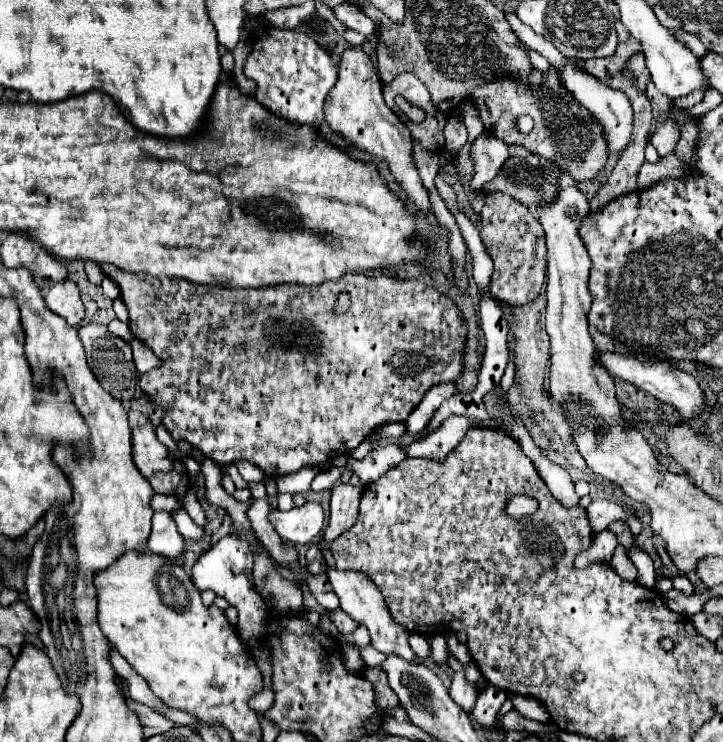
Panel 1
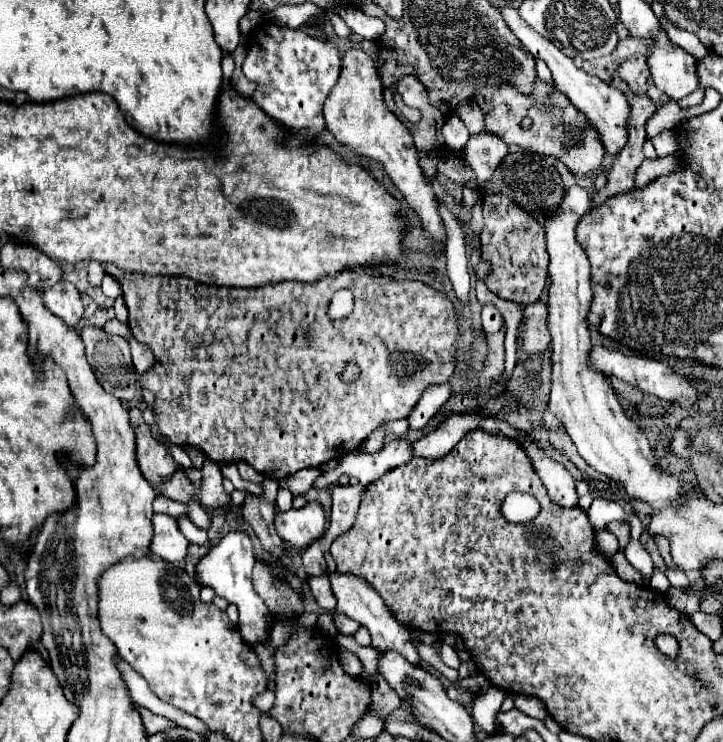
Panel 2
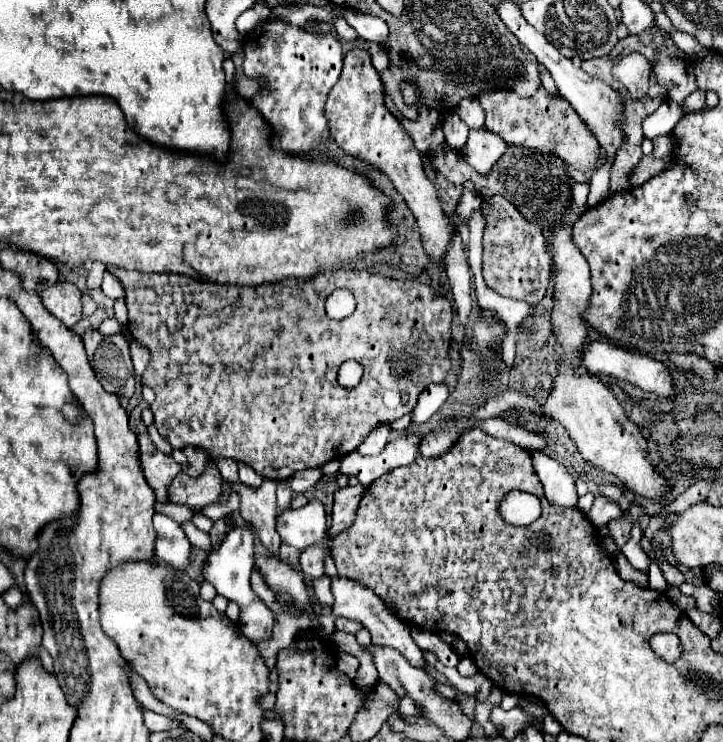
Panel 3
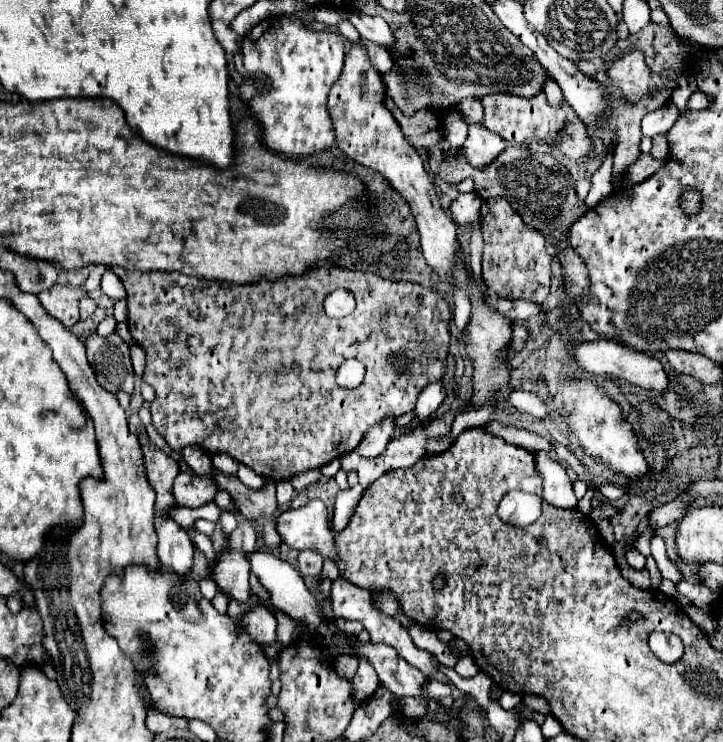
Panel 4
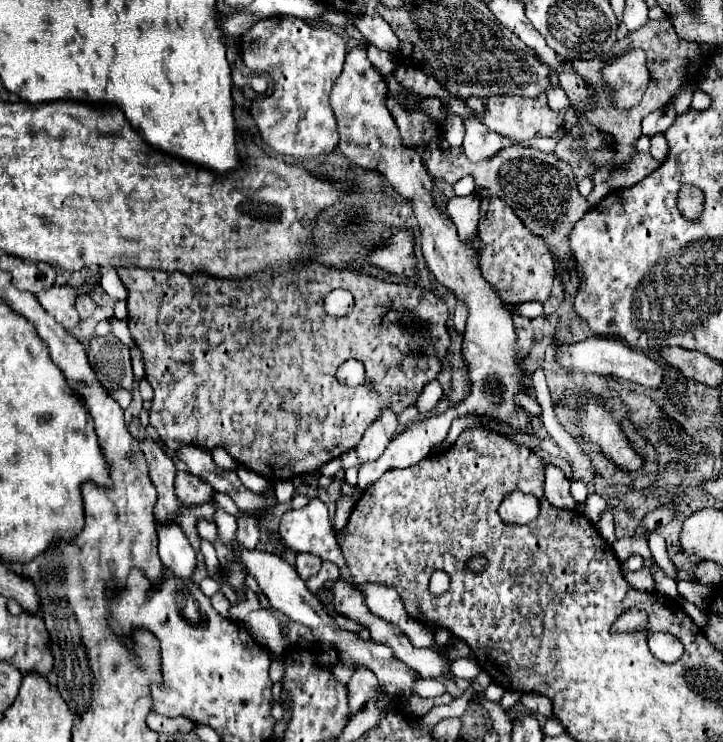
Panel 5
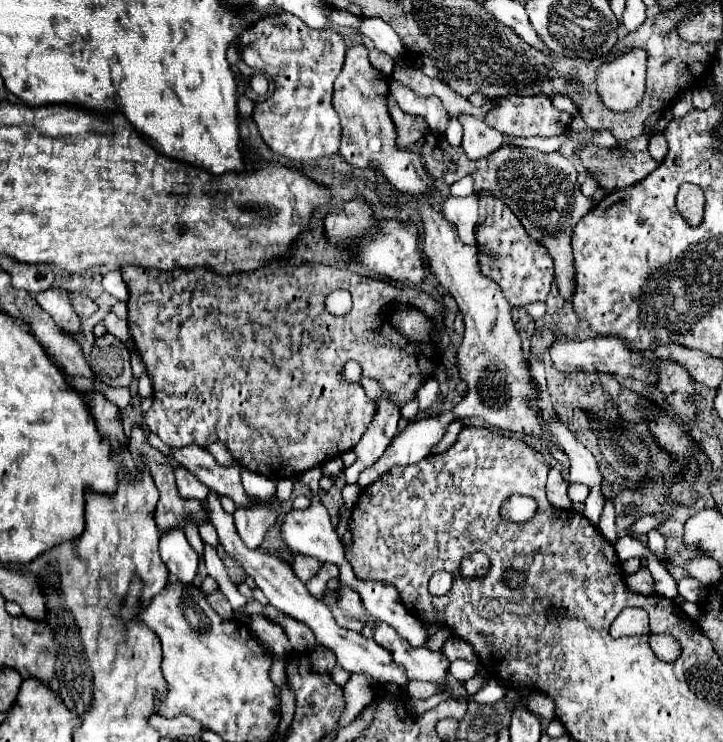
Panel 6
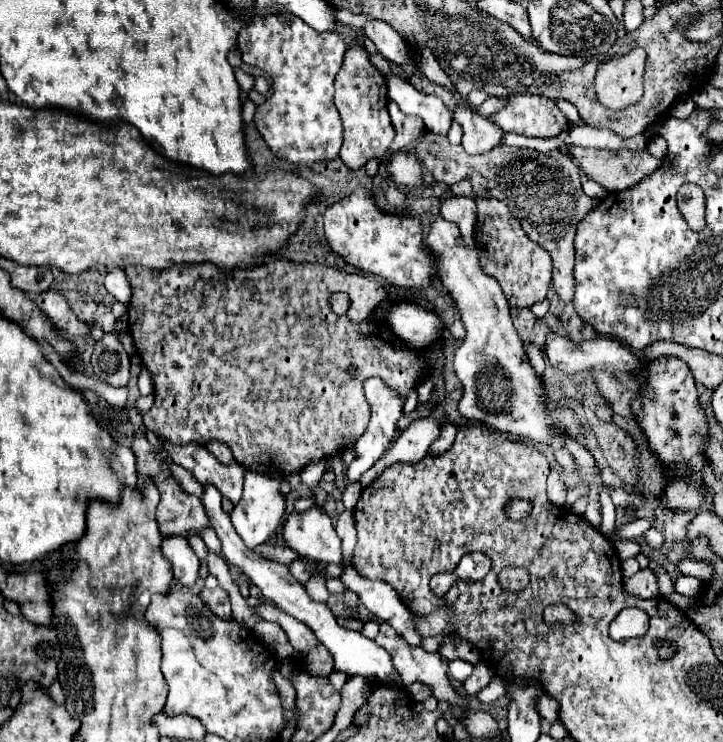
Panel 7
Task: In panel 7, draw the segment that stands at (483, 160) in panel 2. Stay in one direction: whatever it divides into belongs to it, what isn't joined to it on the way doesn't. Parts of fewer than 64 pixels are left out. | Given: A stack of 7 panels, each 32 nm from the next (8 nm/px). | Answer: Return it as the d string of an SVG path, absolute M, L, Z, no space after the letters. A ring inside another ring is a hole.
M458 104L454 110L454 120L464 128L462 146L470 154L480 154L480 152L492 150L504 134L488 116L478 114L470 106Z

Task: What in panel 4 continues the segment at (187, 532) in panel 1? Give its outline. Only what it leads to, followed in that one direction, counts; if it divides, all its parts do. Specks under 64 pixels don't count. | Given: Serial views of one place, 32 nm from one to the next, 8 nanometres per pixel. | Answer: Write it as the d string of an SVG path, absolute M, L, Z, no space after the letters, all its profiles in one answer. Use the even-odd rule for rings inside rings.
M192 530L192 532L190 532L190 538L194 540L196 548L204 552L204 556L206 556L208 564L212 564L212 562L216 560L216 552L214 552L214 548L212 548L212 542L210 542L210 540L208 540L204 534L198 534L196 530Z

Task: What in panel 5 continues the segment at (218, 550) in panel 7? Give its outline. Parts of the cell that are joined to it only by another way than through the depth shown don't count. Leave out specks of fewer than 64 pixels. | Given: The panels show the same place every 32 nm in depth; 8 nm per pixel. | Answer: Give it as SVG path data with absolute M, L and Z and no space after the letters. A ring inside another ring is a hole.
M198 520L198 534L208 540L208 542L216 542L218 534L216 534L216 524L214 522L208 522L208 520Z

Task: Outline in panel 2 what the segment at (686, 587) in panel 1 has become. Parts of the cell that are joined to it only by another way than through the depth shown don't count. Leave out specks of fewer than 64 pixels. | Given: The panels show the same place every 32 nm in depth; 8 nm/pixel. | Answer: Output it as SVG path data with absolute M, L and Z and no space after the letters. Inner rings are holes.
M666 568L664 574L666 574L666 578L670 580L672 586L676 586L676 588L686 588L686 586L688 586L688 578L686 578L684 572L680 572L680 570L672 570L672 568Z

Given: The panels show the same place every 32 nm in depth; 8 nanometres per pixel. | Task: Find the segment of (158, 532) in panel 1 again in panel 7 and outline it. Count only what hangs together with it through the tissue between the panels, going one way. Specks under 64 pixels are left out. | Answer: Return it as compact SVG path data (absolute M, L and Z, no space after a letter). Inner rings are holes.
M178 536L164 538L162 552L164 552L166 560L172 562L176 580L178 580L182 586L194 586L196 580L198 580L200 562L198 562L196 554L192 552L190 544L188 544L184 538L178 538Z

